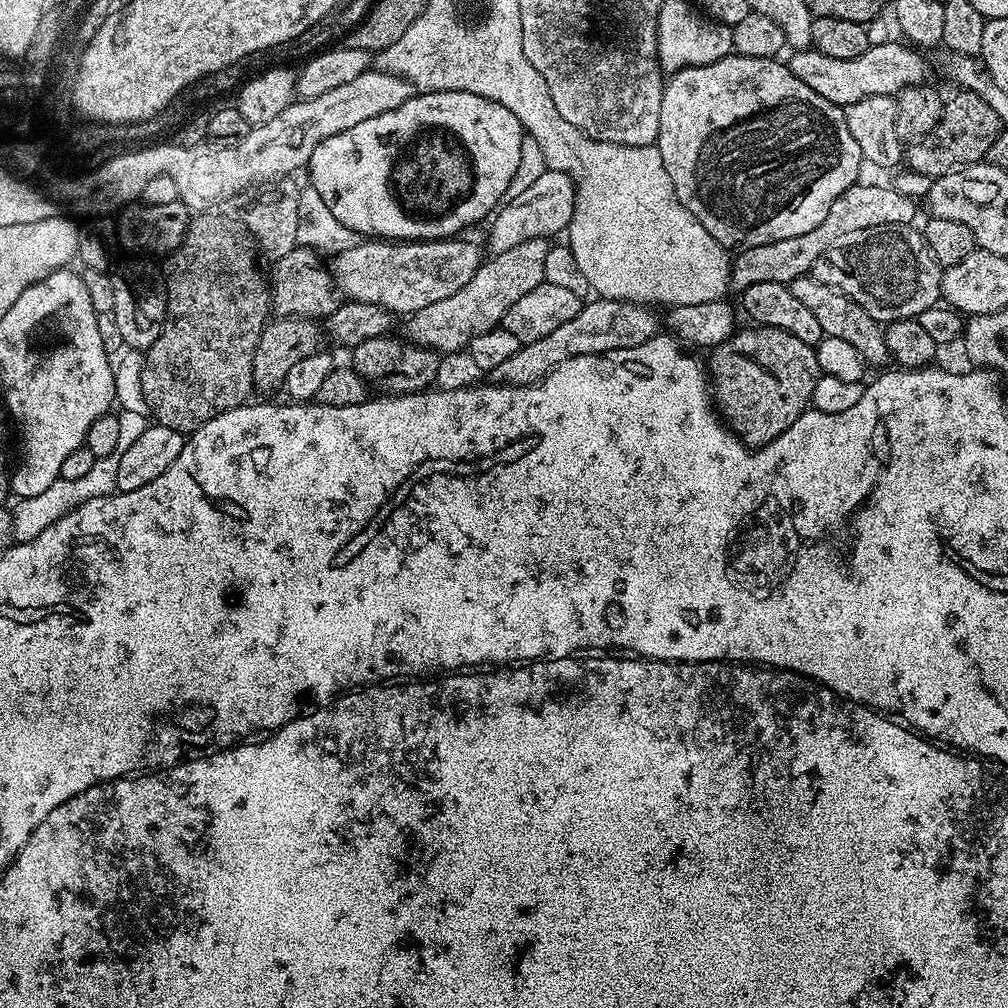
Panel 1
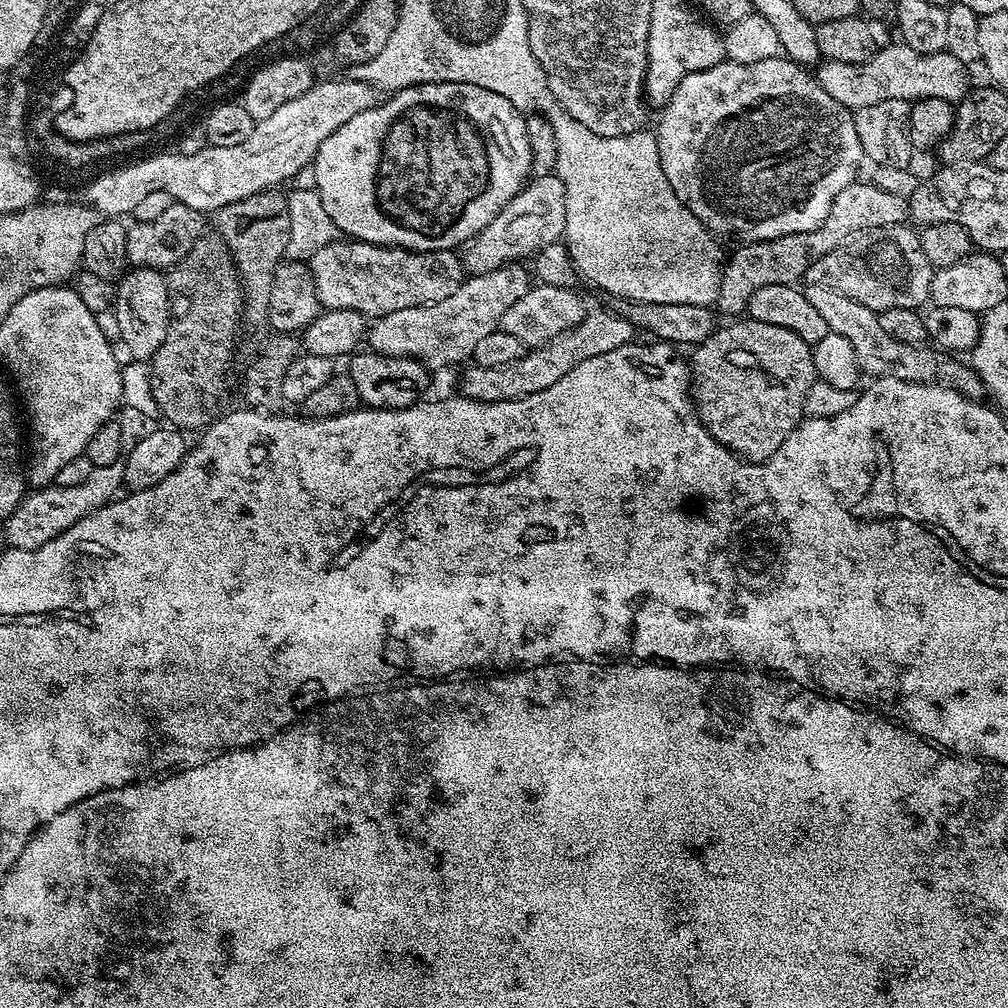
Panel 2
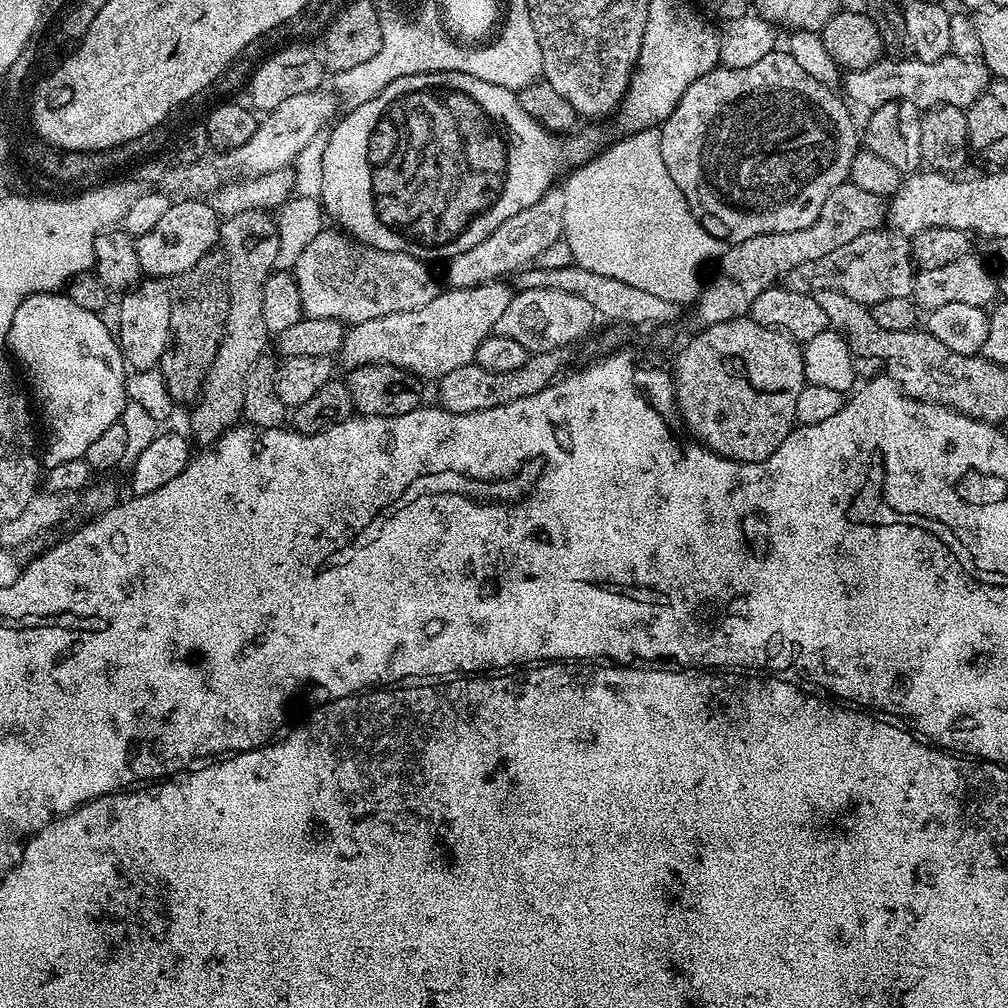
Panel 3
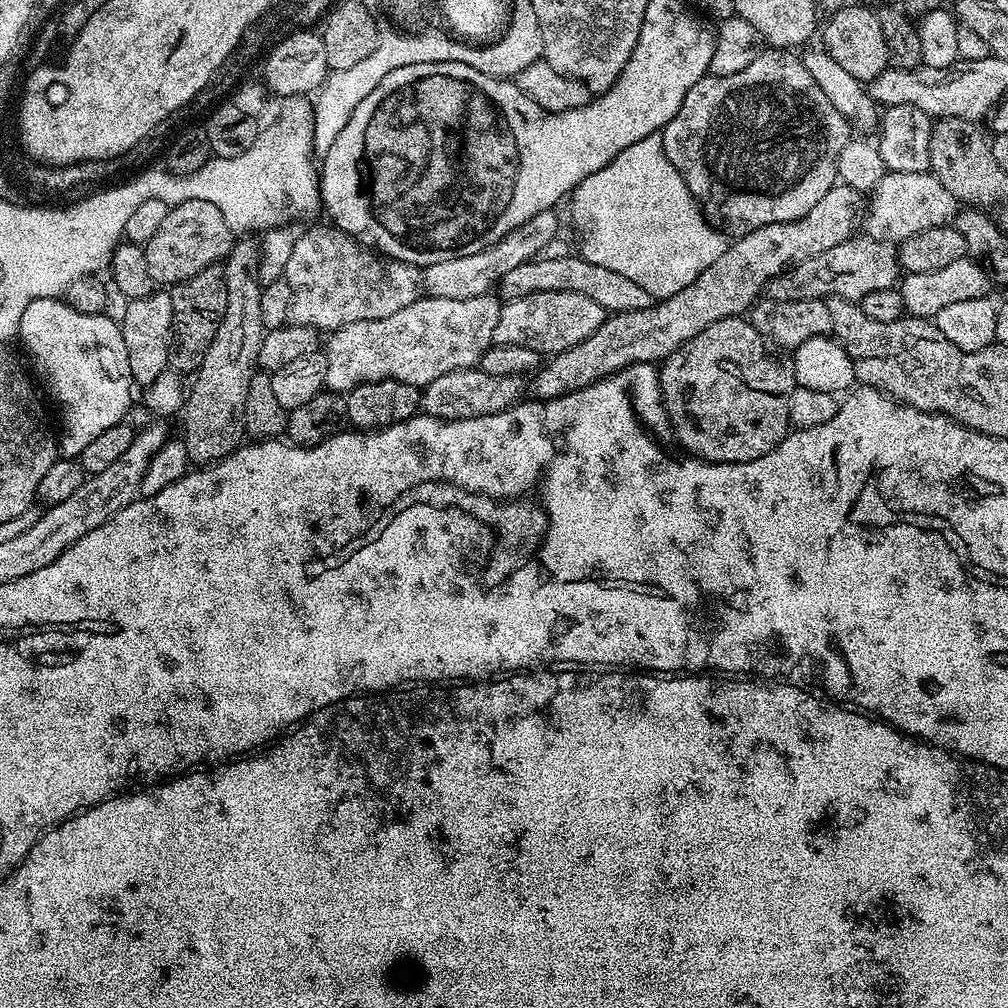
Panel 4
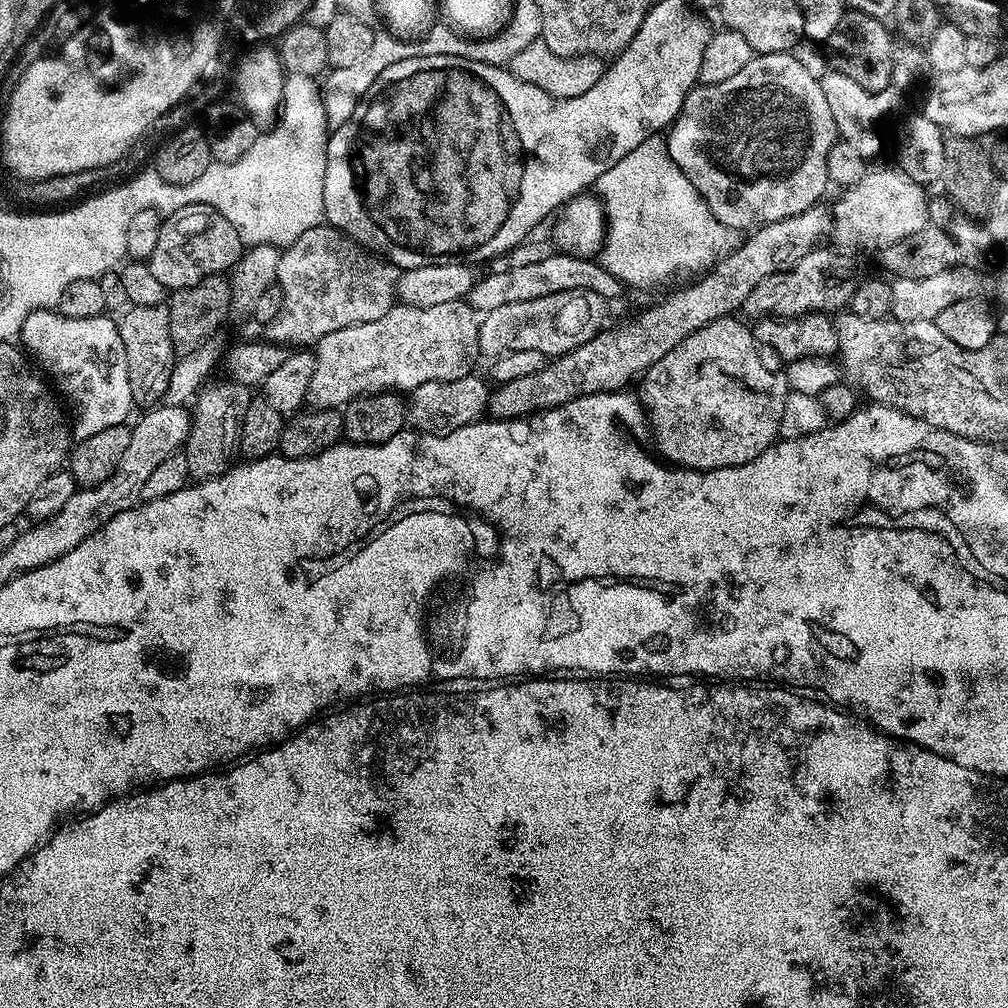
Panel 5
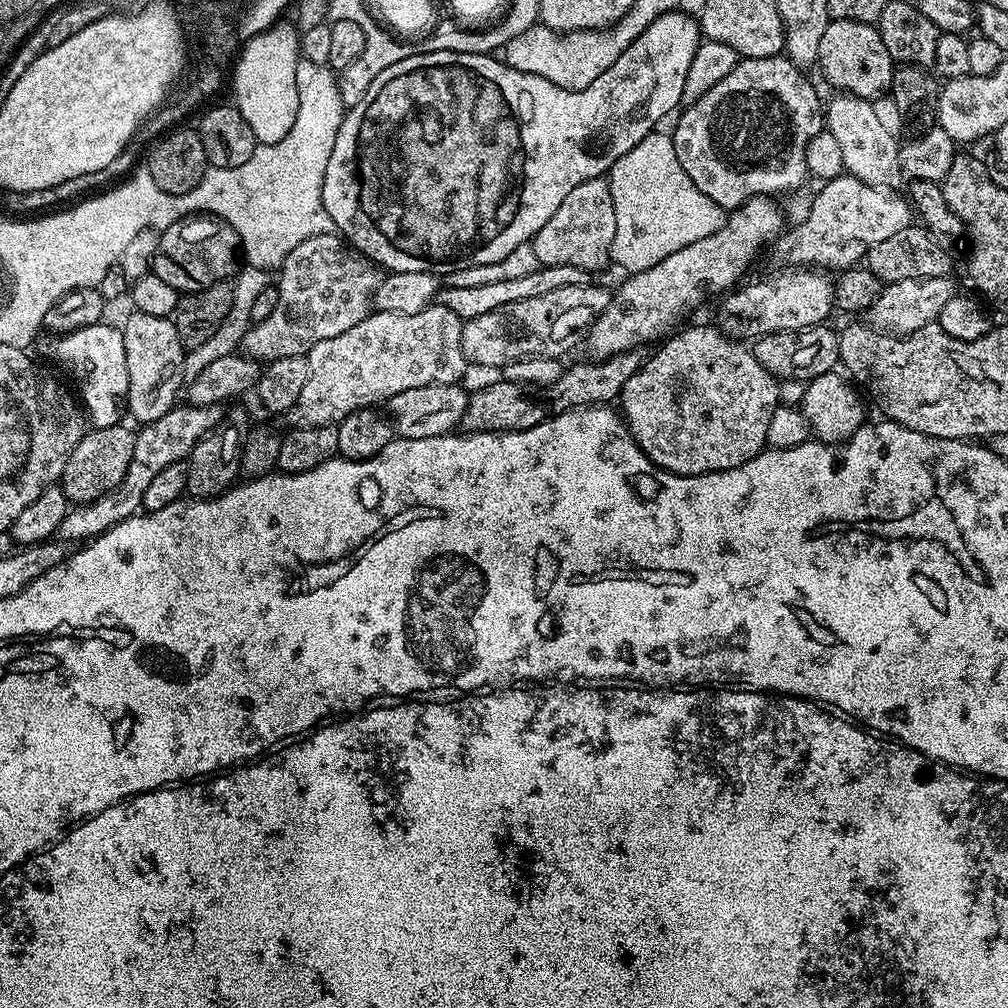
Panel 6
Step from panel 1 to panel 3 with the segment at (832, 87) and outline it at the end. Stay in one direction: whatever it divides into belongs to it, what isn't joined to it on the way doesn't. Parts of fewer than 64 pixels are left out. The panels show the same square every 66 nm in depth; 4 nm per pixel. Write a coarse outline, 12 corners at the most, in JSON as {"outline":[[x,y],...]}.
{"outline":[[881,58],[843,73],[843,95],[967,110],[988,89],[980,60]]}

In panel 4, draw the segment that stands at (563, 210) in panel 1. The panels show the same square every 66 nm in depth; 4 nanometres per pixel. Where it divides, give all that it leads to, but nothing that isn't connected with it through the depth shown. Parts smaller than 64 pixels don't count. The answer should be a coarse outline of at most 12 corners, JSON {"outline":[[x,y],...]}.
{"outline":[[540,211],[486,250],[425,265],[434,298],[478,298],[559,232]]}

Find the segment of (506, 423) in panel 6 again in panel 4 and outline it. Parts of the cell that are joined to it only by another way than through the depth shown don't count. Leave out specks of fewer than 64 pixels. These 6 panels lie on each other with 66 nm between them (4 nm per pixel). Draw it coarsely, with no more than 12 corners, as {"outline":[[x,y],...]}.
{"outline":[[862,196],[735,237],[686,290],[613,312],[530,380],[553,400],[656,364],[851,240]]}

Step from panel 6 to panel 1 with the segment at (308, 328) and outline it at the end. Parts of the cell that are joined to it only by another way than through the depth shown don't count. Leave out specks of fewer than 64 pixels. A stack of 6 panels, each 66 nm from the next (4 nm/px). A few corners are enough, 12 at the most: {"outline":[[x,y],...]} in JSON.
{"outline":[[465,238],[369,239],[333,255],[341,297],[411,314],[458,294]]}

